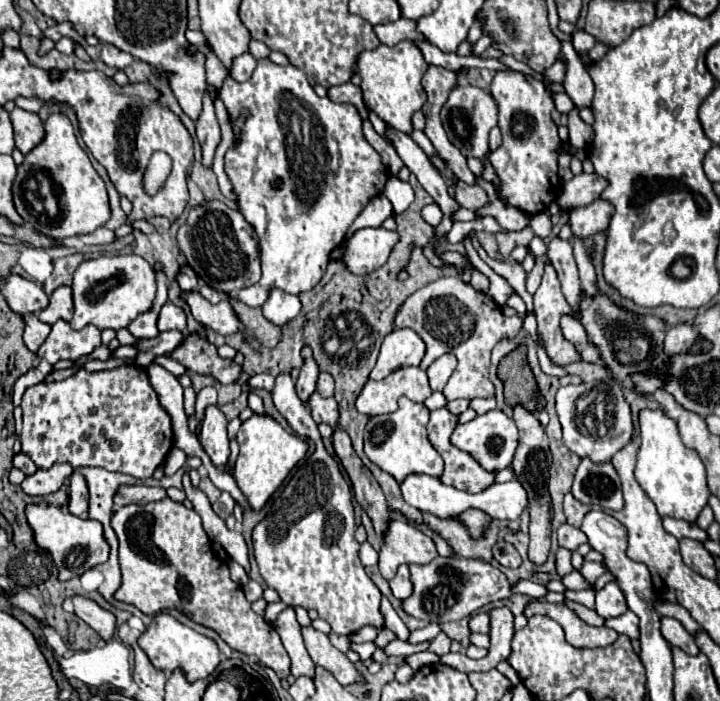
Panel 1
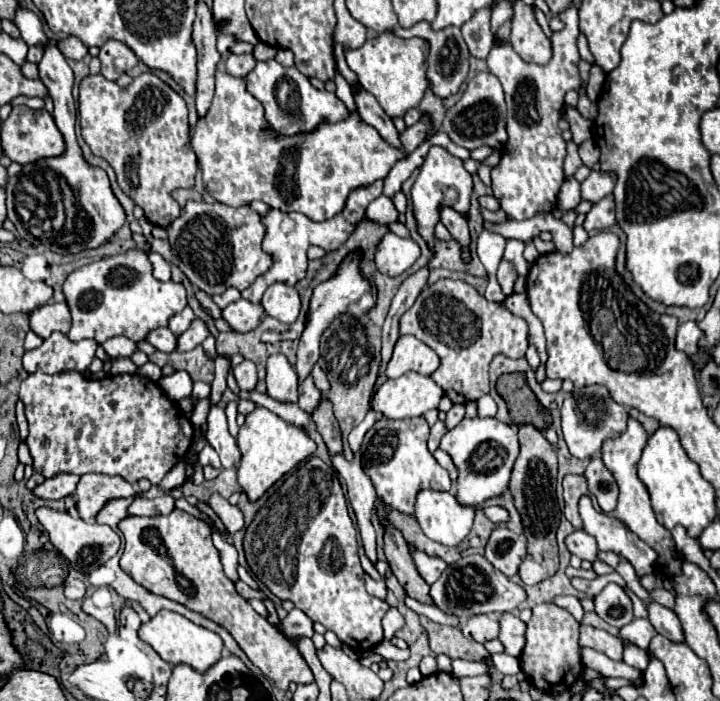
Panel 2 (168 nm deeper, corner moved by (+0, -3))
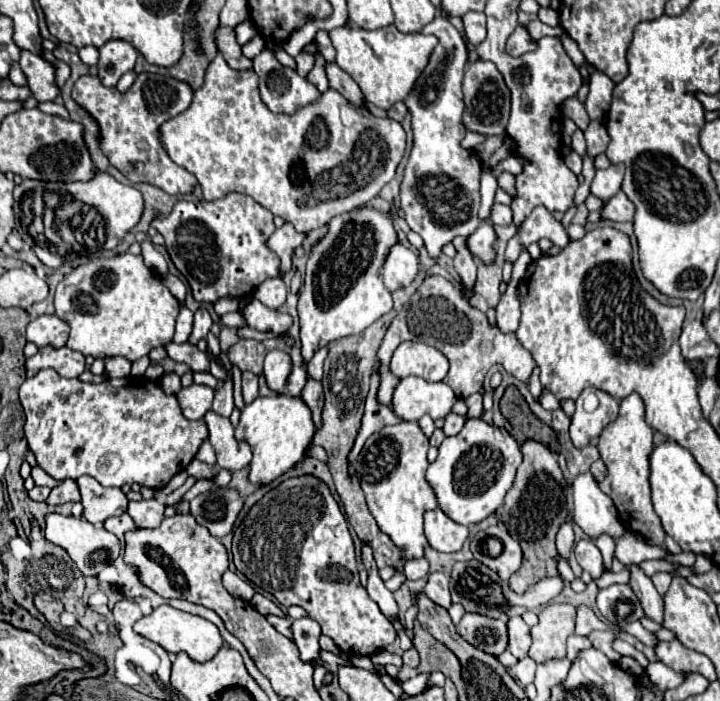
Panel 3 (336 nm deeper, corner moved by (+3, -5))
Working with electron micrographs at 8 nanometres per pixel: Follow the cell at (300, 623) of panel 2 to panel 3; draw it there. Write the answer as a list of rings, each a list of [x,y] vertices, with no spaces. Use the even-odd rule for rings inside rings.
[[[303,617],[293,621],[293,635],[295,635],[295,645],[299,649],[299,655],[305,663],[311,663],[313,667],[321,665],[321,647],[319,647],[319,637],[321,629],[319,623],[313,621],[311,617]]]

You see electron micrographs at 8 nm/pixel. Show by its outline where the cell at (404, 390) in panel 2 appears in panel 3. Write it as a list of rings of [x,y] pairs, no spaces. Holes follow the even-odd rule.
[[[405,377],[405,379],[401,379],[401,383],[397,385],[397,389],[393,393],[393,413],[405,421],[415,421],[415,423],[423,415],[431,415],[433,421],[437,421],[451,413],[451,407],[455,405],[455,401],[457,401],[457,395],[445,383],[429,383],[421,377]]]

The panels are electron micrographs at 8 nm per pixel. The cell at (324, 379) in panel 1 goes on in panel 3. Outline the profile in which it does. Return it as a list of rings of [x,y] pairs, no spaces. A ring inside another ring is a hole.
[[[323,347],[323,349],[319,349],[315,355],[313,355],[313,359],[307,363],[307,373],[313,377],[313,379],[321,379],[321,375],[323,375],[323,361],[325,361],[325,357],[327,357],[327,347]]]

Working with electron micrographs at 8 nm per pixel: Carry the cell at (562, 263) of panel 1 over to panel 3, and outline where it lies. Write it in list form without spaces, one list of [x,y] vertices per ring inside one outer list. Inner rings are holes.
[[[535,207],[519,227],[519,233],[509,241],[505,259],[513,263],[525,245],[531,245],[543,237],[551,239],[559,247],[565,247],[569,243],[569,235],[565,227],[551,215],[551,211],[547,211],[545,207]]]

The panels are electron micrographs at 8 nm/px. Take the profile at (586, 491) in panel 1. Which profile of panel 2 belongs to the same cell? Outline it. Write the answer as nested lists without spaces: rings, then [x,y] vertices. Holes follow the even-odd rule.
[[[592,457],[590,465],[584,471],[584,477],[588,481],[588,493],[596,497],[598,505],[602,507],[604,513],[610,513],[616,509],[618,501],[618,485],[612,473],[606,469],[600,457]]]

